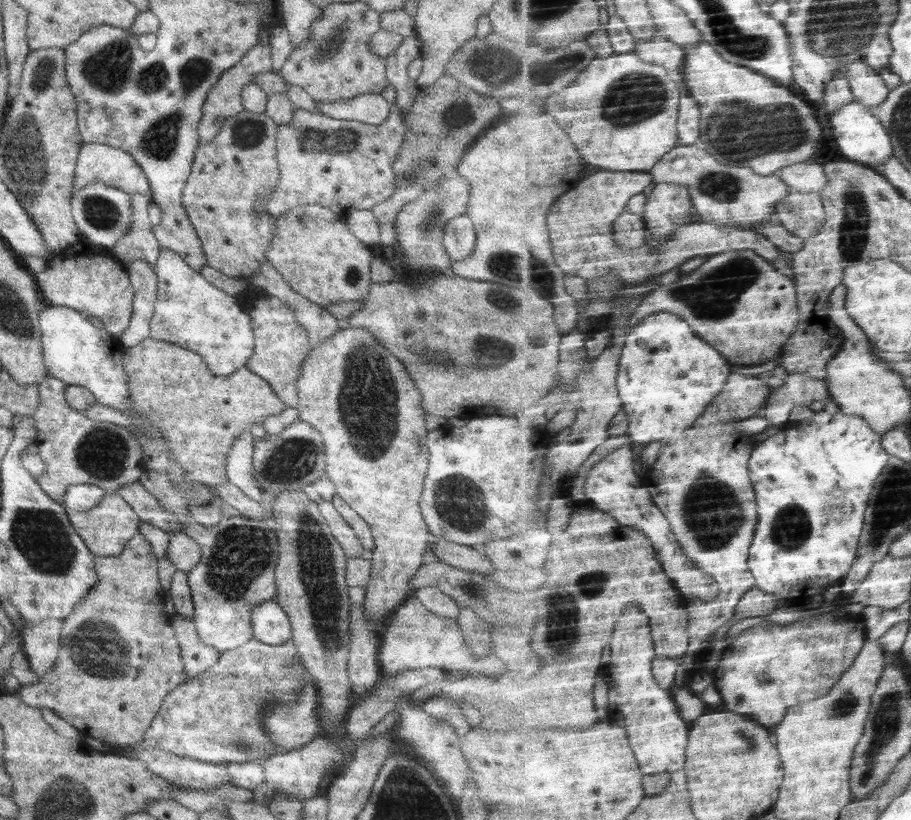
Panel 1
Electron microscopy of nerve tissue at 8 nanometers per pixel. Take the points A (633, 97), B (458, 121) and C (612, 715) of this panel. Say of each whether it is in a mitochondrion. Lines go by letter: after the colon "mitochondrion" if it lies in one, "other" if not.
A: mitochondrion
B: mitochondrion
C: other

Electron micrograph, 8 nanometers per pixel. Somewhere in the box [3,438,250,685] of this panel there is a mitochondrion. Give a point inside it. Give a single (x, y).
(40, 535)

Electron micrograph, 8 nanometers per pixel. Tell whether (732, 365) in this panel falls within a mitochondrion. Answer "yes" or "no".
no

